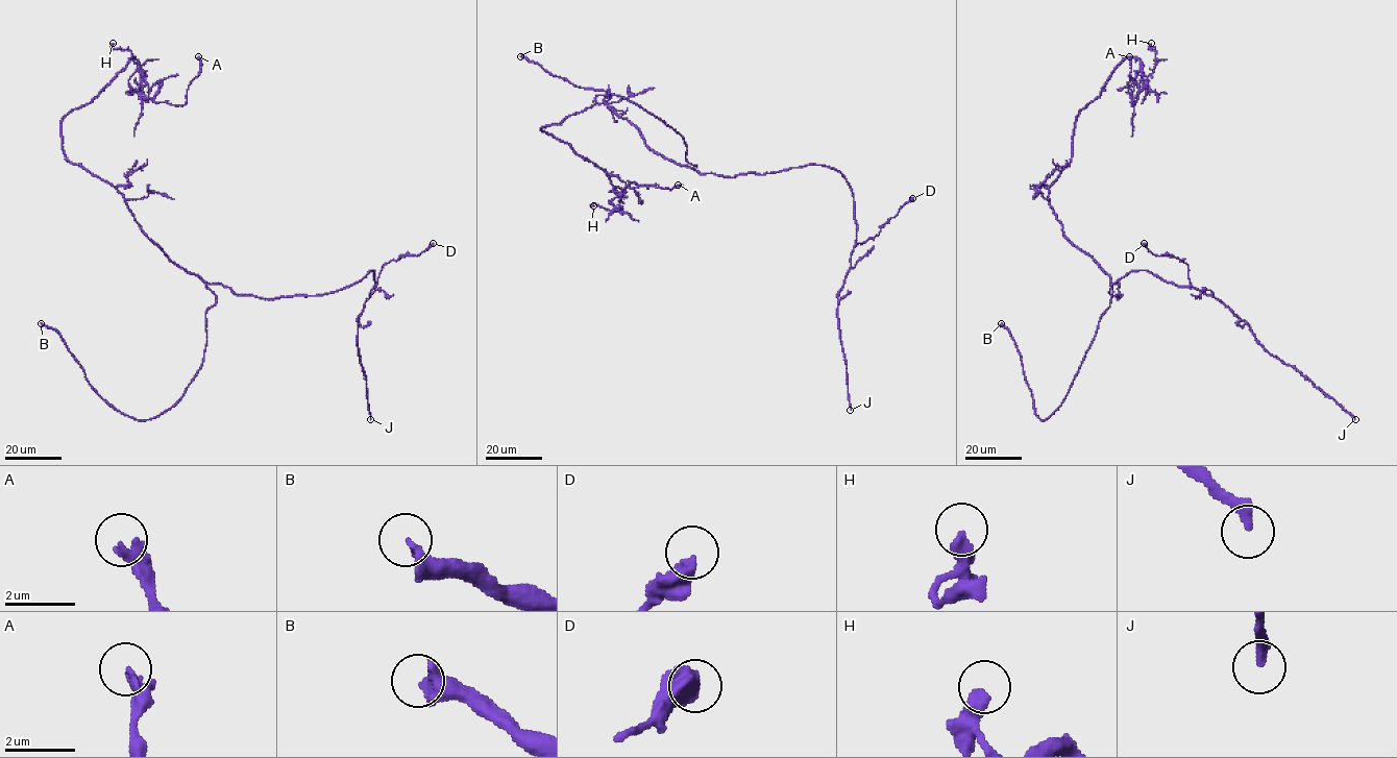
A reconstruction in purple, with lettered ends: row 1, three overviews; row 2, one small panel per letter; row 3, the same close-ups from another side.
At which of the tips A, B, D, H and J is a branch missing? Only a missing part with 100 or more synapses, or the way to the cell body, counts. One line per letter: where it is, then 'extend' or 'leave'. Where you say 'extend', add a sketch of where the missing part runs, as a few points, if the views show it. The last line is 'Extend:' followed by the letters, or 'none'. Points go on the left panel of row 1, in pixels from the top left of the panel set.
A: (198, 56) | leave
B: (41, 323) | extend
D: (433, 243) | leave
H: (113, 43) | leave
J: (370, 419) | extend
Extend: B, J

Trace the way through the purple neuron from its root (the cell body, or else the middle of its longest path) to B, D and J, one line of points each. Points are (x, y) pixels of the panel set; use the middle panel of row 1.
B: (667, 160), (690, 168), (696, 166), (686, 157), (683, 137), (638, 105), (603, 90), (576, 87), (520, 56)
D: (667, 160), (702, 173), (730, 177), (809, 164), (834, 169), (852, 193), (857, 245), (877, 236), (912, 198)
J: (667, 160), (730, 177), (822, 164), (846, 179), (854, 200), (856, 245), (838, 293), (837, 318), (850, 410)

